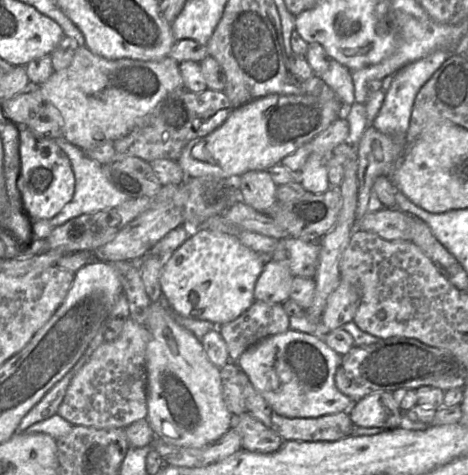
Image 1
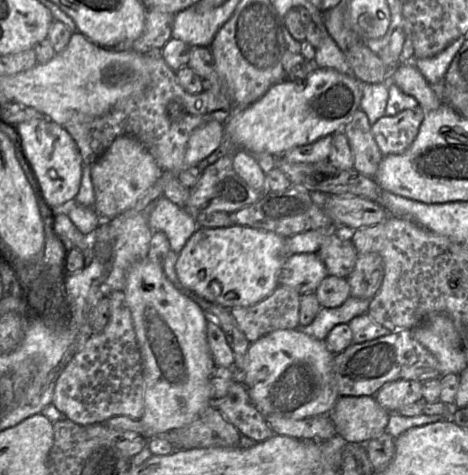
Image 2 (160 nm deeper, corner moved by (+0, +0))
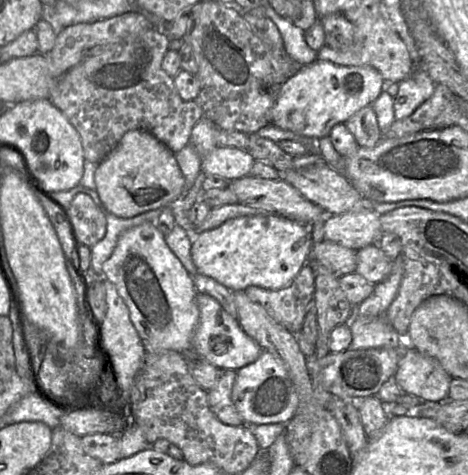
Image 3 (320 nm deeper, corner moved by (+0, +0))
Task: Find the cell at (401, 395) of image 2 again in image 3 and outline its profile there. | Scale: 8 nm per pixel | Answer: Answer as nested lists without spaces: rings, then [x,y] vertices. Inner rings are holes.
[[[410,346],[401,356],[393,376],[401,391],[427,402],[448,400],[452,377],[440,363]]]

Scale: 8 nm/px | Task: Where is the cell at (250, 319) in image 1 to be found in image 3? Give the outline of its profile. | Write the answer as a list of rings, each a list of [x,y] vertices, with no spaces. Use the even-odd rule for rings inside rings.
[[[305,264],[292,282],[278,290],[249,286],[244,290],[247,297],[262,306],[268,315],[289,332],[297,334],[315,290],[314,265]]]

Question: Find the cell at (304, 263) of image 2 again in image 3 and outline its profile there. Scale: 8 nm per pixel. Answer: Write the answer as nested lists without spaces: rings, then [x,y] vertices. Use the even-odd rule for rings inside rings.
[[[326,240],[313,243],[306,264],[312,261],[325,266],[337,277],[355,273],[357,266],[355,250]]]

